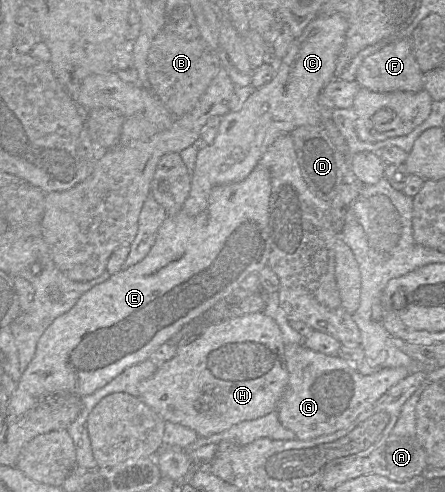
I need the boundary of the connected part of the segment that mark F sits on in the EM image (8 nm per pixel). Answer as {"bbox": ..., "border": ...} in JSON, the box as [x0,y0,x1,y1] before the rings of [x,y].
{"bbox":[355,38,423,93],"border":[[[411,38],[398,39],[365,57],[356,72],[355,81],[361,88],[379,93],[418,92],[423,89],[423,73],[415,59]]]}

